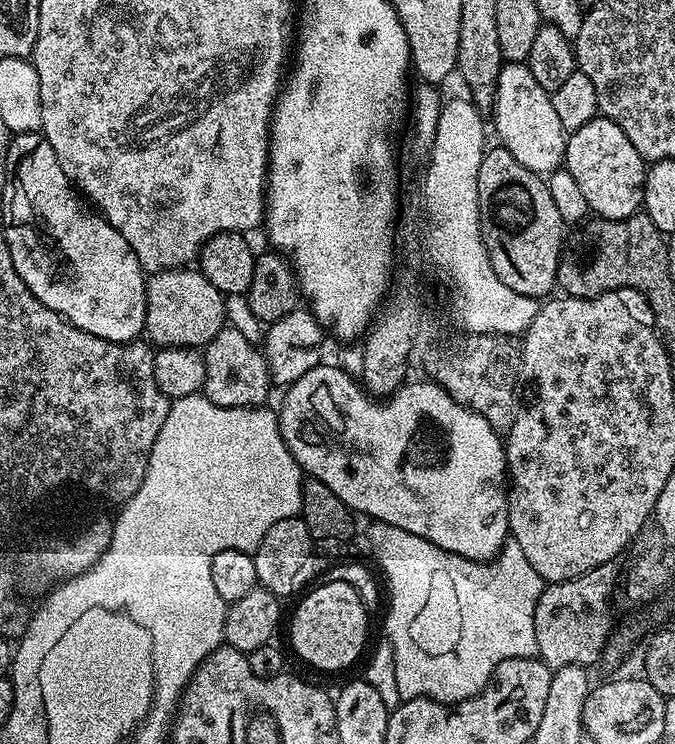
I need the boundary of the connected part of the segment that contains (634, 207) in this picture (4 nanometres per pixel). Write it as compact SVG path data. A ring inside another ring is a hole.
M602 115L567 137L563 167L574 174L574 182L582 189L589 213L601 220L624 220L641 211L644 203L646 162L634 150L630 138L622 134L622 126Z

